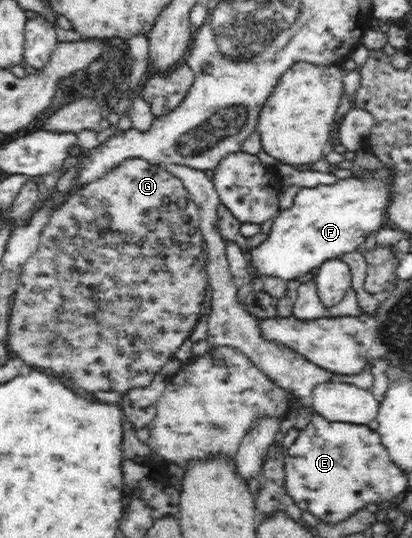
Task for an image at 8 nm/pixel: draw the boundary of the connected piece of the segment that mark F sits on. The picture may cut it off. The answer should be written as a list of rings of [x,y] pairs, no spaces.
[[[386,165],[381,168],[378,172],[371,172],[365,174],[362,178],[357,178],[353,174],[349,179],[338,179],[334,183],[331,184],[323,184],[315,187],[304,187],[302,188],[294,198],[293,205],[288,209],[279,210],[275,219],[273,220],[273,224],[271,226],[270,231],[268,232],[267,239],[265,239],[260,245],[257,245],[253,250],[251,250],[251,263],[253,267],[255,267],[254,275],[256,275],[256,284],[259,285],[261,277],[277,277],[284,280],[289,279],[304,279],[310,278],[310,271],[313,269],[317,269],[321,264],[325,263],[325,261],[329,261],[329,259],[335,259],[343,257],[345,253],[351,253],[351,251],[355,251],[359,249],[367,235],[370,233],[379,231],[383,228],[383,221],[387,219],[386,215],[386,207],[390,204],[390,199],[392,198],[392,191],[390,191],[390,181],[392,180],[392,169],[386,167]]]

